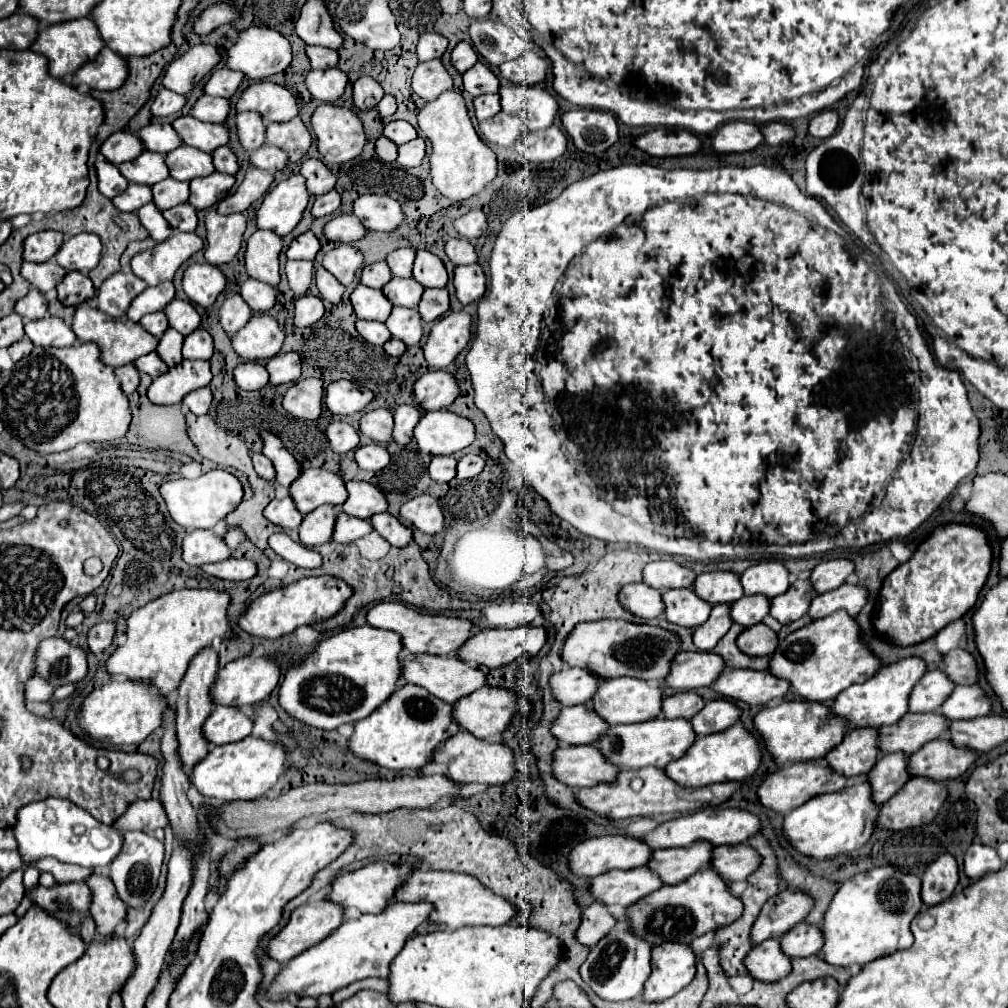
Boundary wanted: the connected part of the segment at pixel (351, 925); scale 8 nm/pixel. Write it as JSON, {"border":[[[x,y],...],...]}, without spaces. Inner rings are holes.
{"border":[[[390,903],[380,913],[364,913],[356,919],[346,919],[334,933],[330,933],[324,941],[310,947],[302,955],[294,957],[276,977],[270,987],[270,997],[320,997],[324,993],[334,993],[354,981],[366,977],[388,977],[390,963],[394,961],[396,953],[402,951],[410,935],[428,921],[430,913],[434,911],[432,903]]]}

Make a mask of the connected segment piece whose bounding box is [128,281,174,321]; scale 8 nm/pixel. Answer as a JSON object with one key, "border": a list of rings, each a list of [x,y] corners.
{"border":[[[164,281],[154,287],[146,287],[130,305],[128,317],[132,321],[140,321],[144,315],[162,311],[174,299],[174,285],[172,281]]]}

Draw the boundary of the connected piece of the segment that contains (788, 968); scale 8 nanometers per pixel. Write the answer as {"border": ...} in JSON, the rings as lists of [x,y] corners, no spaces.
{"border":[[[766,939],[760,945],[754,945],[744,959],[744,965],[750,975],[760,981],[778,981],[792,973],[792,959],[782,951],[778,939]]]}

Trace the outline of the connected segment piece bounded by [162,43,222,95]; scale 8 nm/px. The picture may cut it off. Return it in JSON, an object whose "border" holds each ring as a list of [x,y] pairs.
{"border":[[[210,43],[196,45],[170,63],[162,79],[162,85],[180,95],[188,95],[192,87],[220,63],[220,59],[222,57],[216,45]]]}

